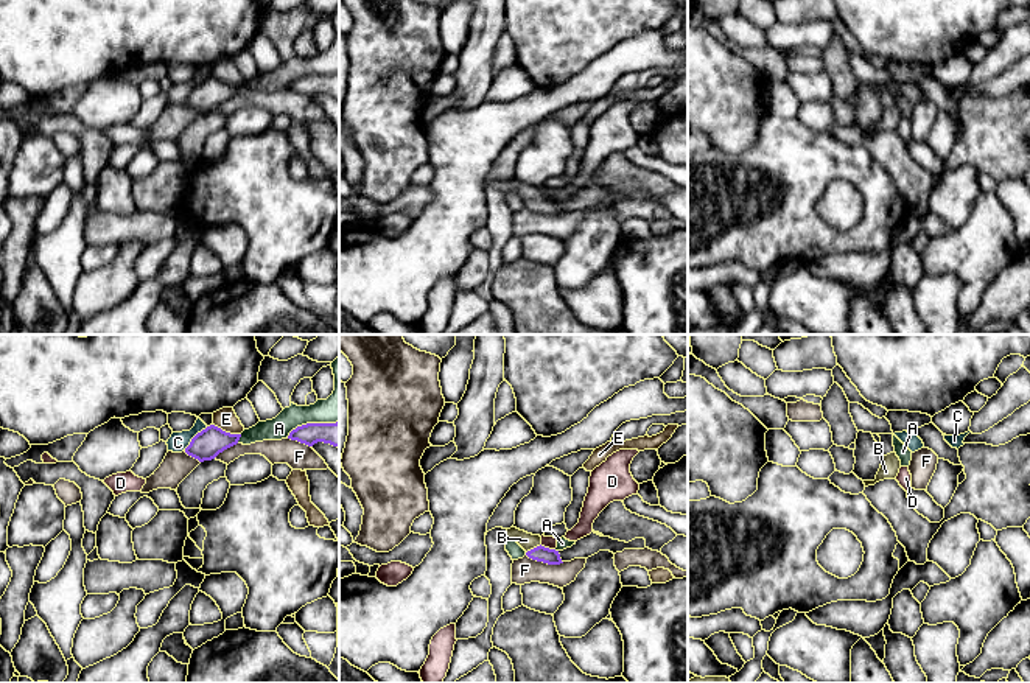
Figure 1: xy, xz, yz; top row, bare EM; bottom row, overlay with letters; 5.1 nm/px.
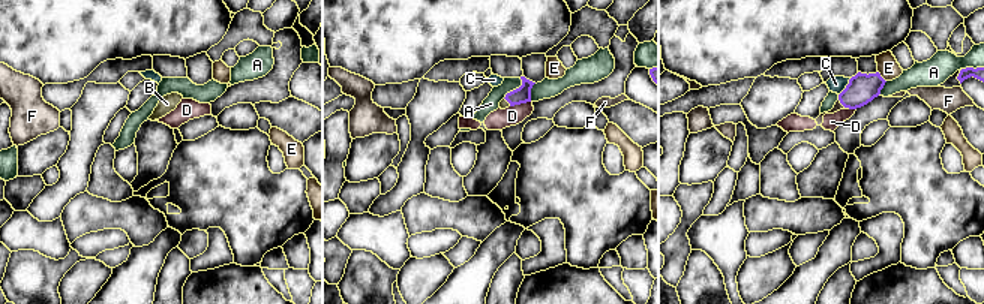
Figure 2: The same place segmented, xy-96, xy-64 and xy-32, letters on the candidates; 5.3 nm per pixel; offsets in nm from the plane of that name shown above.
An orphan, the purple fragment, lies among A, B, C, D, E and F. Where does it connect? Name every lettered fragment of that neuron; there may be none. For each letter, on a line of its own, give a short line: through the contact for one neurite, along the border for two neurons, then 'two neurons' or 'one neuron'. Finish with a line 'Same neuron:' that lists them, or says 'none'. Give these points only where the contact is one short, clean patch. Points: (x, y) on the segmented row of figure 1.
A: two neurons
B: line xz (543, 554), (534, 548), (528, 542); one neuron
C: line xy (207, 427), (184, 450); two neurons
D: two neurons
E: two neurons
F: two neurons
Same neuron: B

